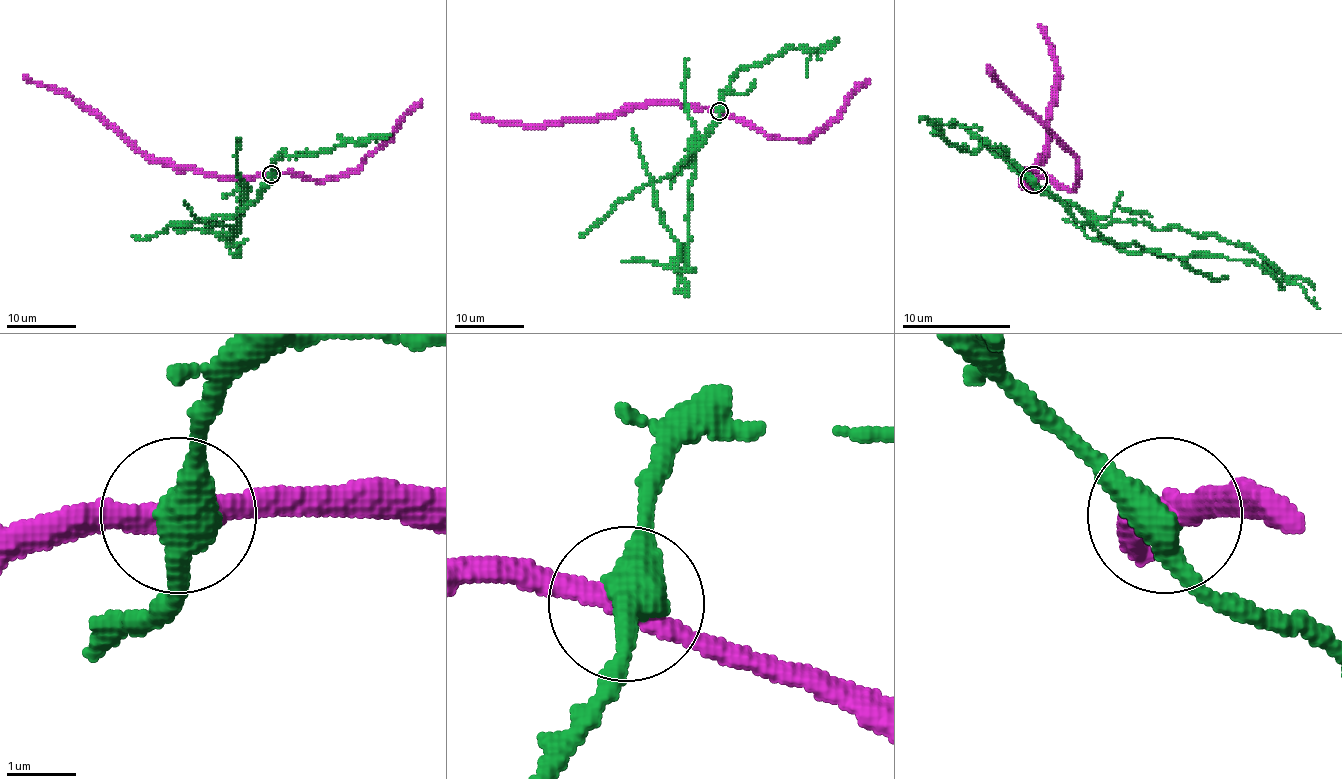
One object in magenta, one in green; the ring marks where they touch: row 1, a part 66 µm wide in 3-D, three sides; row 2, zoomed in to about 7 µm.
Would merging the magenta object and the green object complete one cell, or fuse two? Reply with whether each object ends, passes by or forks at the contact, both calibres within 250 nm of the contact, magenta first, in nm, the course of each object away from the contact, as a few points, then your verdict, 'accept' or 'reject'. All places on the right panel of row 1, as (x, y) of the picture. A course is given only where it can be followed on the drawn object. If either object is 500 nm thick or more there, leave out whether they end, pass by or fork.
magenta passes by; green passes by; 320 nm thick on the magenta side, 480 nm on the other; magenta runs (1033, 178), (1025, 186), (1022, 184), (1027, 173), (1044, 157), (1046, 113), (1052, 105), (1057, 59), (1038, 24); green runs (1033, 178), (1079, 222), (1181, 227), (1249, 243), (1281, 276), (1268, 265); reject

